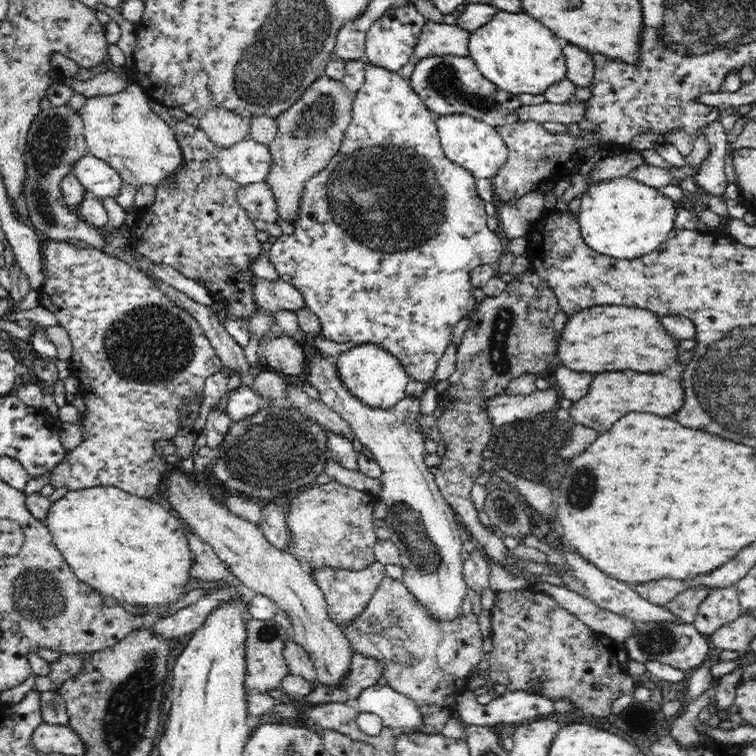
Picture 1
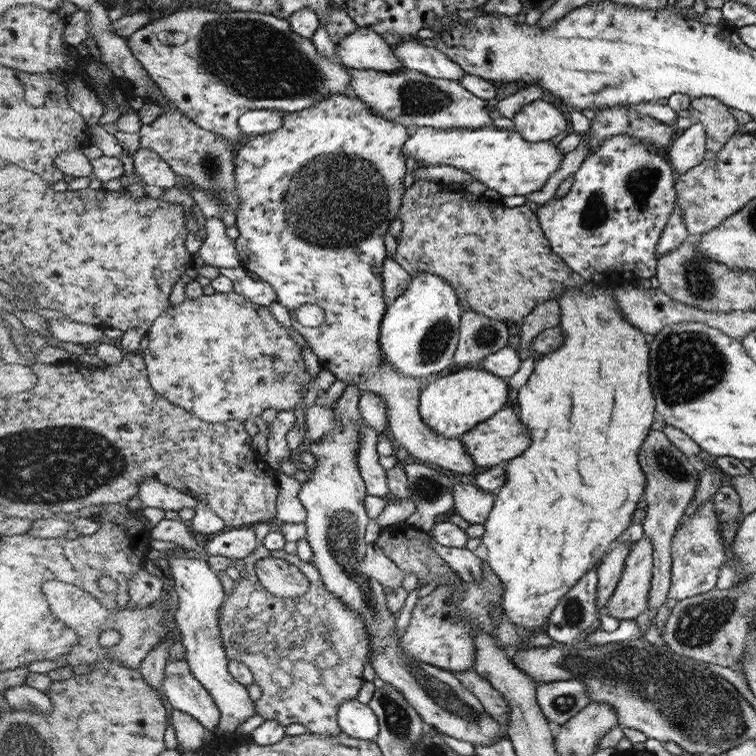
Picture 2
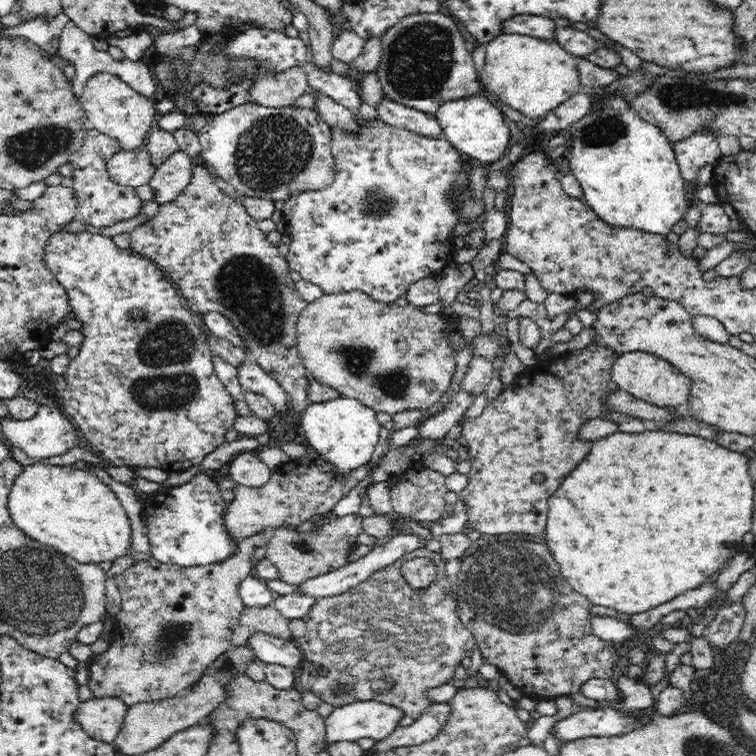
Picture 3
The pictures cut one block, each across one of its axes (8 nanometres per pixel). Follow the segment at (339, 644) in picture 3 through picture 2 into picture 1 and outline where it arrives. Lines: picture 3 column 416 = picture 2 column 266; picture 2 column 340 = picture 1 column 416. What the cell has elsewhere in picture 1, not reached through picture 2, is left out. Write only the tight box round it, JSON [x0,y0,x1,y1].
[340,576,486,734]

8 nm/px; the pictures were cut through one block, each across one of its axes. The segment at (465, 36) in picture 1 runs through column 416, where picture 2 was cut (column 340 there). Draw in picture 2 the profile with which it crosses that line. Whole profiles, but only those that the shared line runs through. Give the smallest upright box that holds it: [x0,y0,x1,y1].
[335,28,402,72]

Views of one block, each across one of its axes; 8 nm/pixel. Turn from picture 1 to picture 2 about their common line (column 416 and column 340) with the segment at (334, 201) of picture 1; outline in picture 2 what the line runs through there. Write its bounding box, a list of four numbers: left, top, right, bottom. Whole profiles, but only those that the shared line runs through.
[234,93,476,475]

